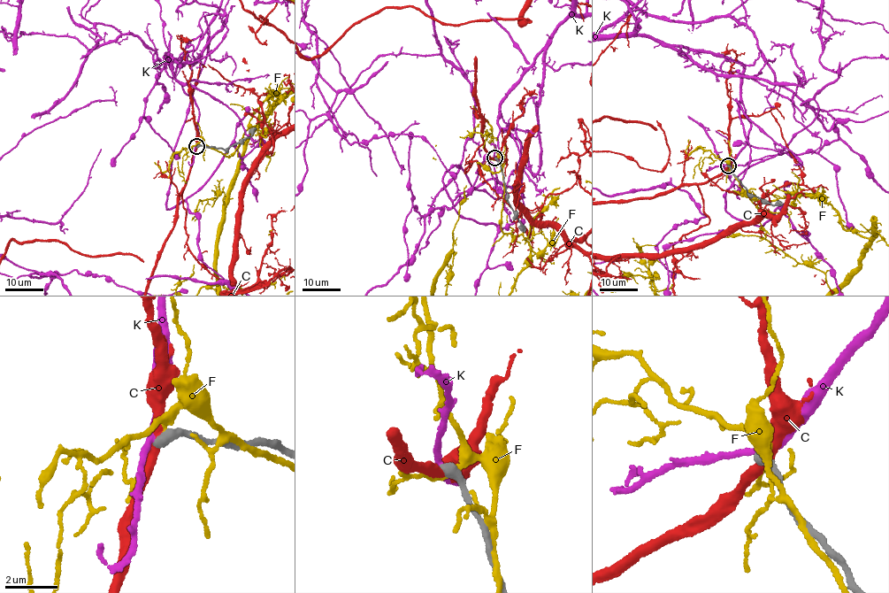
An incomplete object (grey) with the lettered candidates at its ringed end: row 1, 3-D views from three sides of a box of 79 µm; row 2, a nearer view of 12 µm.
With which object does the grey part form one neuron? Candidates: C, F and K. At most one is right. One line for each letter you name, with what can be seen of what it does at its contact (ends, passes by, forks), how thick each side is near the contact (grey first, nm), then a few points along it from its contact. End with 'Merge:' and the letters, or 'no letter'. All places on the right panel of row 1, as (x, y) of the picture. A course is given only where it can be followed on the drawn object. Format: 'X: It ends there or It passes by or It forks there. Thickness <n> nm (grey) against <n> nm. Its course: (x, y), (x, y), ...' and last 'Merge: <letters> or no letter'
Merge: no letter

